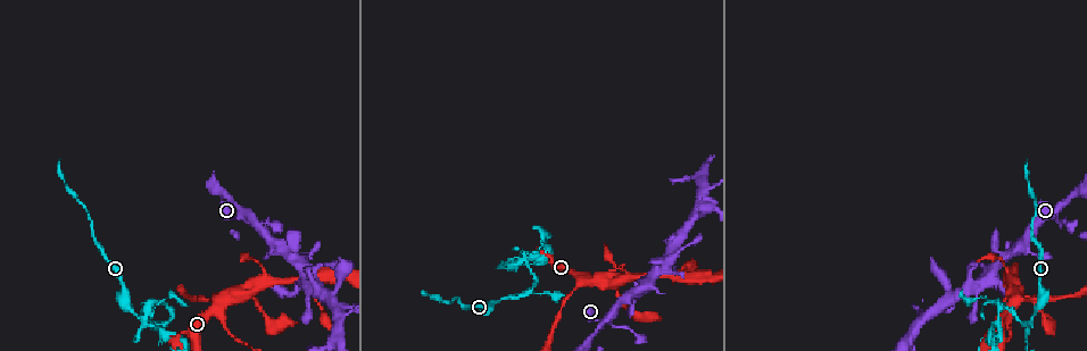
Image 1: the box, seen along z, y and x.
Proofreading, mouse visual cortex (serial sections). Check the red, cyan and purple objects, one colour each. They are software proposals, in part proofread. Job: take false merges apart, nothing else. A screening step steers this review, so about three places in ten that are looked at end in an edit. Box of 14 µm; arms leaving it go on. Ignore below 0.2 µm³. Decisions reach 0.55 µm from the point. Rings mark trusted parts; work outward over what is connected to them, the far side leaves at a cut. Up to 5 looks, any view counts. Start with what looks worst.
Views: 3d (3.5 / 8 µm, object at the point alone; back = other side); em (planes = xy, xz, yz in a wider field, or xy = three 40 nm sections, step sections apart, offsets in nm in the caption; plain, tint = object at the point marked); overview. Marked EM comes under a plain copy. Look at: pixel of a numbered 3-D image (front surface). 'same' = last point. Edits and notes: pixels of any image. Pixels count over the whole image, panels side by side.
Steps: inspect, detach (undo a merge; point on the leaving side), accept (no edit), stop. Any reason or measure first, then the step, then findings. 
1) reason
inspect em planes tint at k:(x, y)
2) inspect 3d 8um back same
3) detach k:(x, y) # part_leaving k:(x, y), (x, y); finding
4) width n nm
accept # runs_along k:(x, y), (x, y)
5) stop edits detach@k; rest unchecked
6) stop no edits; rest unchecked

inspect 3d 8um at 1:(338, 306)

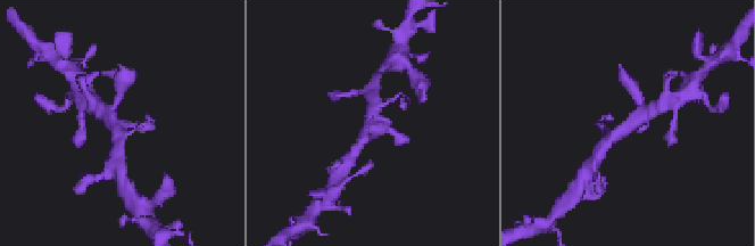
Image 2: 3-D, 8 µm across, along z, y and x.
arms 4; arm_widths 200, 250, 300, 350 nm; need the tissue
inspect em planes tint at 2:(118, 126)

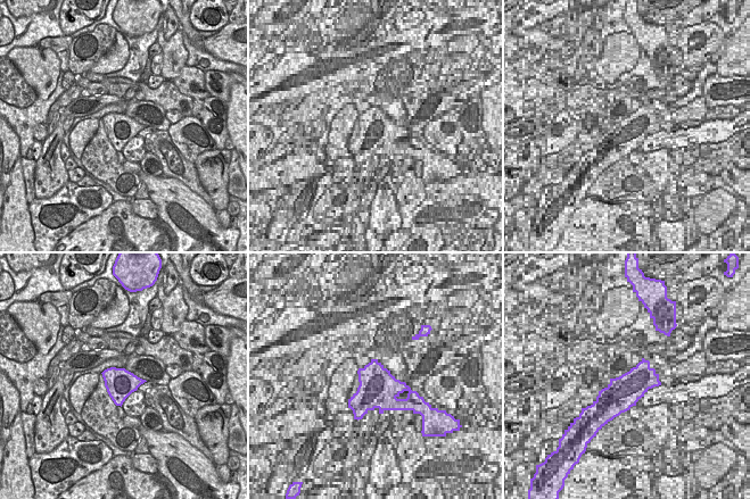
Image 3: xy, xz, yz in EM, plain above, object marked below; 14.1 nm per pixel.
accept # runs_along 2:(650, 111), (617, 132), (603, 149); one cell here

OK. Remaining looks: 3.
inspect 3d 3.5um at 1:(216, 302)

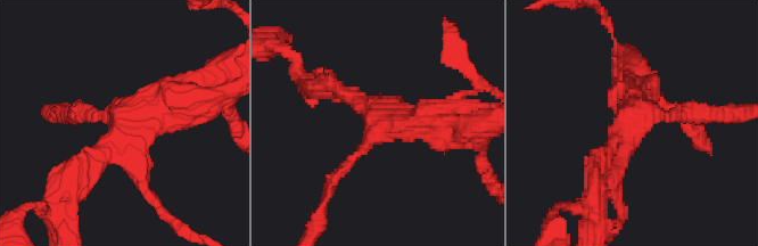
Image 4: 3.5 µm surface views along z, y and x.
arms 4; arm_widths 150, 250, 250, 500 nm; need the tissue
inspect em xy step 1 tint at 4:(383, 120)

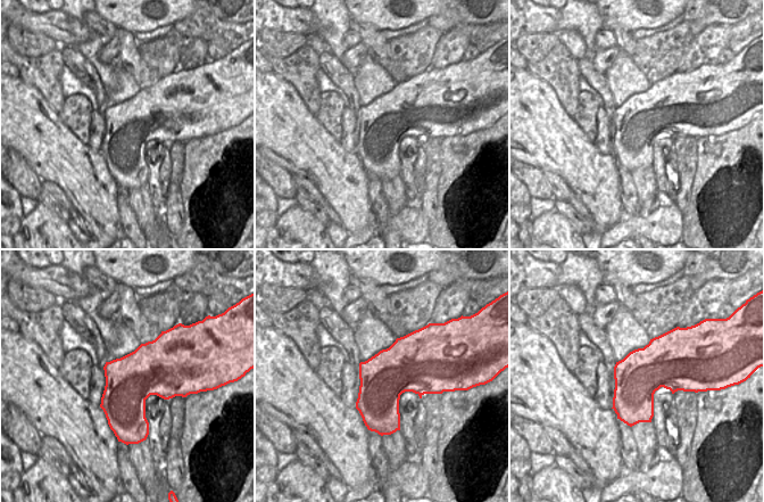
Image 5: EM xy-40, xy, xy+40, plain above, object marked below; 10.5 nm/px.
width 500 nm
accept # runs_along 4:(77, 173), (137, 114), (196, 93); one cell here

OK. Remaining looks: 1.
stop no edits; rest unchecked

